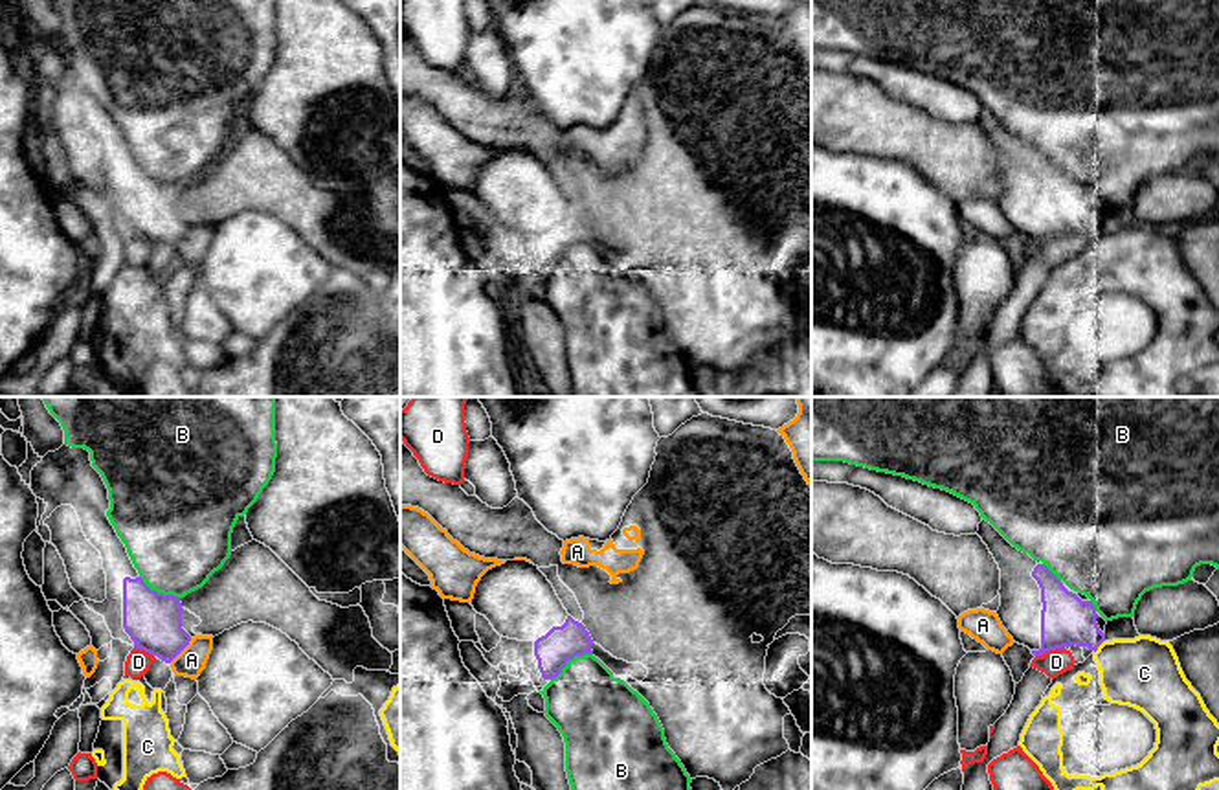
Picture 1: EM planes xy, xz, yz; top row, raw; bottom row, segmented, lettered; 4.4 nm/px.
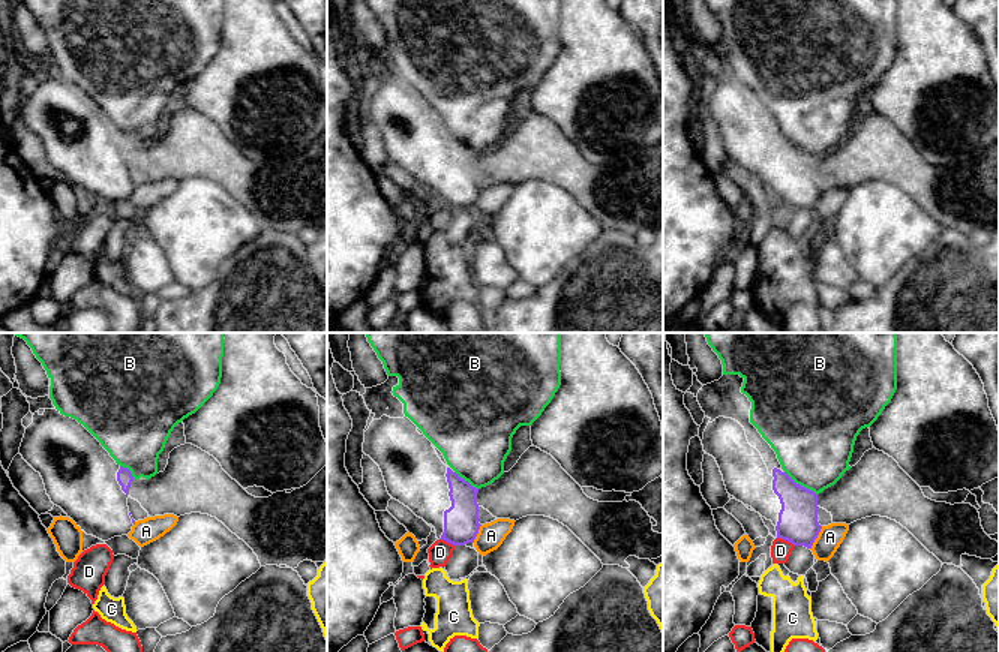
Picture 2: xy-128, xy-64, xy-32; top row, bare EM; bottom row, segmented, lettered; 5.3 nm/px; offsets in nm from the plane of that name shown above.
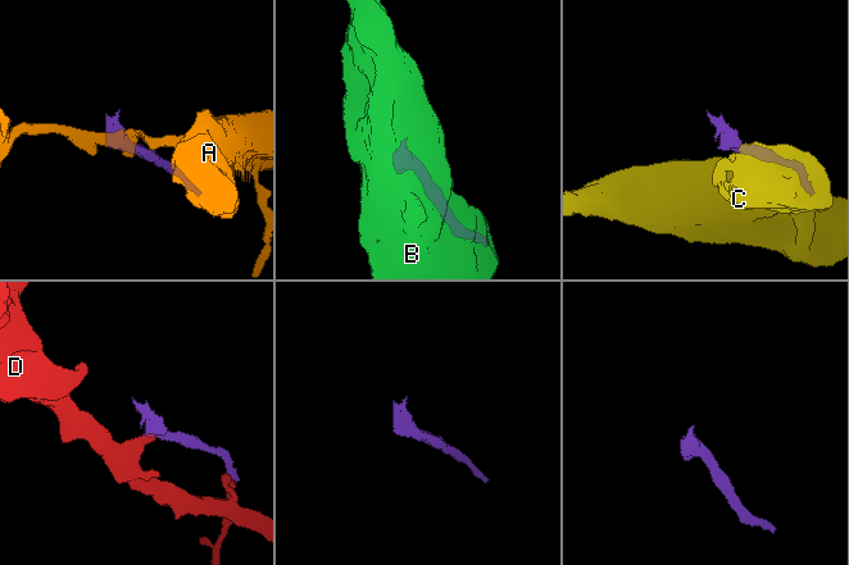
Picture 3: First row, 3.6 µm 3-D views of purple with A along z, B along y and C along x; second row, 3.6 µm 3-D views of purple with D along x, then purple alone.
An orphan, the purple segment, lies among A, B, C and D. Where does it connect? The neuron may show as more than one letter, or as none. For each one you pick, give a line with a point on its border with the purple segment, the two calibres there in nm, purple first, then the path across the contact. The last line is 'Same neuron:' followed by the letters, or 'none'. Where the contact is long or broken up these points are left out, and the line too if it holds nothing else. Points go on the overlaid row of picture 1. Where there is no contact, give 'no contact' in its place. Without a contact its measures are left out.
Same neuron: none

